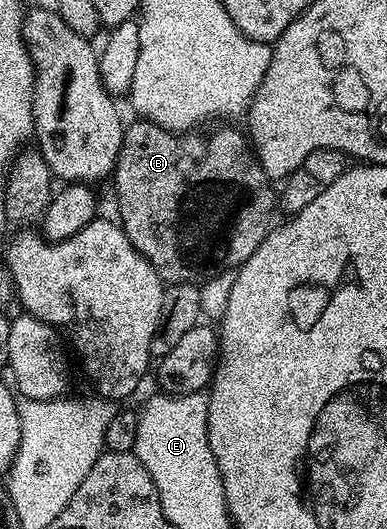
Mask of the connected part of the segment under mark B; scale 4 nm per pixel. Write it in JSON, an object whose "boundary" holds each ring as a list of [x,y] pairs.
{"boundary":[[[138,117],[135,120],[135,123],[127,122],[125,124],[120,153],[114,166],[112,184],[114,183],[114,195],[118,198],[117,222],[124,229],[128,241],[132,241],[134,248],[150,262],[152,269],[156,269],[156,273],[162,279],[163,284],[169,285],[162,292],[160,321],[156,325],[156,333],[152,337],[152,345],[150,346],[151,356],[160,357],[172,350],[180,342],[180,337],[184,337],[184,333],[188,333],[188,329],[199,326],[201,319],[198,318],[202,315],[202,295],[190,283],[198,283],[201,279],[214,279],[221,271],[231,270],[230,272],[233,272],[241,267],[243,263],[246,263],[248,257],[252,257],[252,253],[256,253],[260,241],[264,241],[266,234],[272,230],[270,218],[274,215],[274,207],[276,211],[276,191],[270,188],[273,187],[272,180],[267,177],[262,166],[258,164],[258,157],[251,148],[250,140],[241,130],[238,132],[234,127],[226,127],[230,125],[214,125],[211,126],[214,127],[211,131],[199,130],[197,133],[175,133],[164,130],[160,125],[150,122],[149,119]]]}

